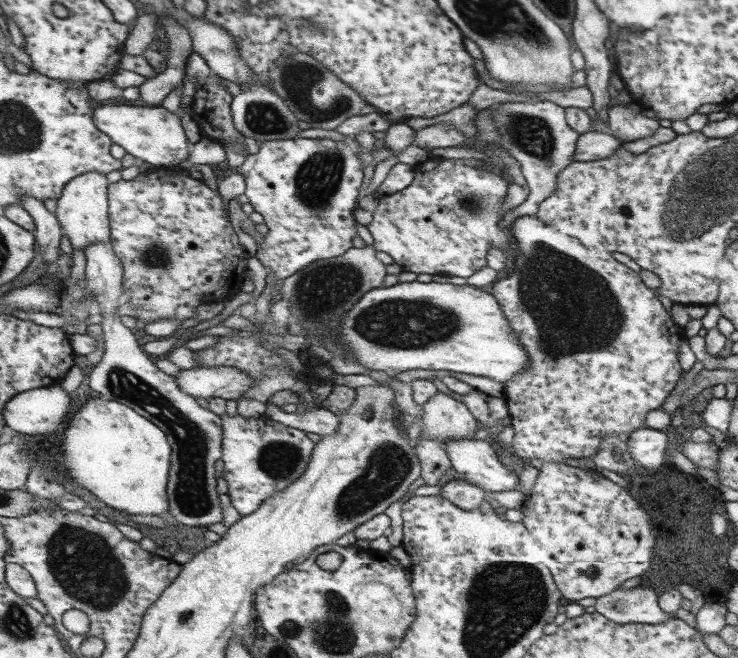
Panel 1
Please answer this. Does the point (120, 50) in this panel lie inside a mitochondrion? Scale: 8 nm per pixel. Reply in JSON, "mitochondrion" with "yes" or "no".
{"mitochondrion":"no"}

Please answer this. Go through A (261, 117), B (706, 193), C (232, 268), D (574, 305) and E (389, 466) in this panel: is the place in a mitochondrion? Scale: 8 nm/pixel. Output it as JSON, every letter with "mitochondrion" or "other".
{"A":"mitochondrion","B":"mitochondrion","C":"other","D":"mitochondrion","E":"mitochondrion"}

